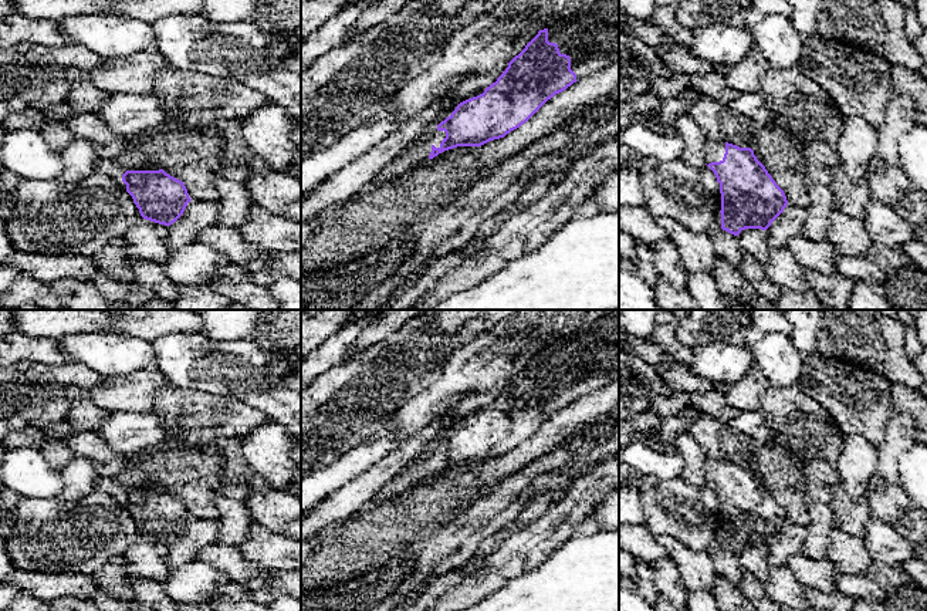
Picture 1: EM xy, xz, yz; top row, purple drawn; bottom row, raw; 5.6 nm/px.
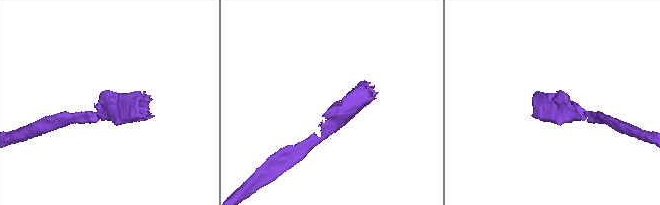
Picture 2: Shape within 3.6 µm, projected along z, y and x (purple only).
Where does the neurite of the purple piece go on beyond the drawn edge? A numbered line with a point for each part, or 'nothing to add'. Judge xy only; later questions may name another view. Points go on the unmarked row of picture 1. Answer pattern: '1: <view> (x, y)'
1: xy (110, 485)

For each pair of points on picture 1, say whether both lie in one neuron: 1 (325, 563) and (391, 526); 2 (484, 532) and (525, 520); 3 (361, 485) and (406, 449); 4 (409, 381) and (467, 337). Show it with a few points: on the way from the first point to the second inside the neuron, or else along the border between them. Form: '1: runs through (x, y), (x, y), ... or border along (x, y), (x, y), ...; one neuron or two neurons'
1: runs through (341, 559), (352, 559), (375, 536); one neuron
2: border along (530, 503), (513, 520), (487, 536), (479, 546); two neurons
3: runs through (372, 480), (395, 461); one neuron
4: border along (464, 324), (457, 334), (459, 347); two neurons

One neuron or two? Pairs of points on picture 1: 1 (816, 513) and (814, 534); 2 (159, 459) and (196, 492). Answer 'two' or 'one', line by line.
1: one
2: one

